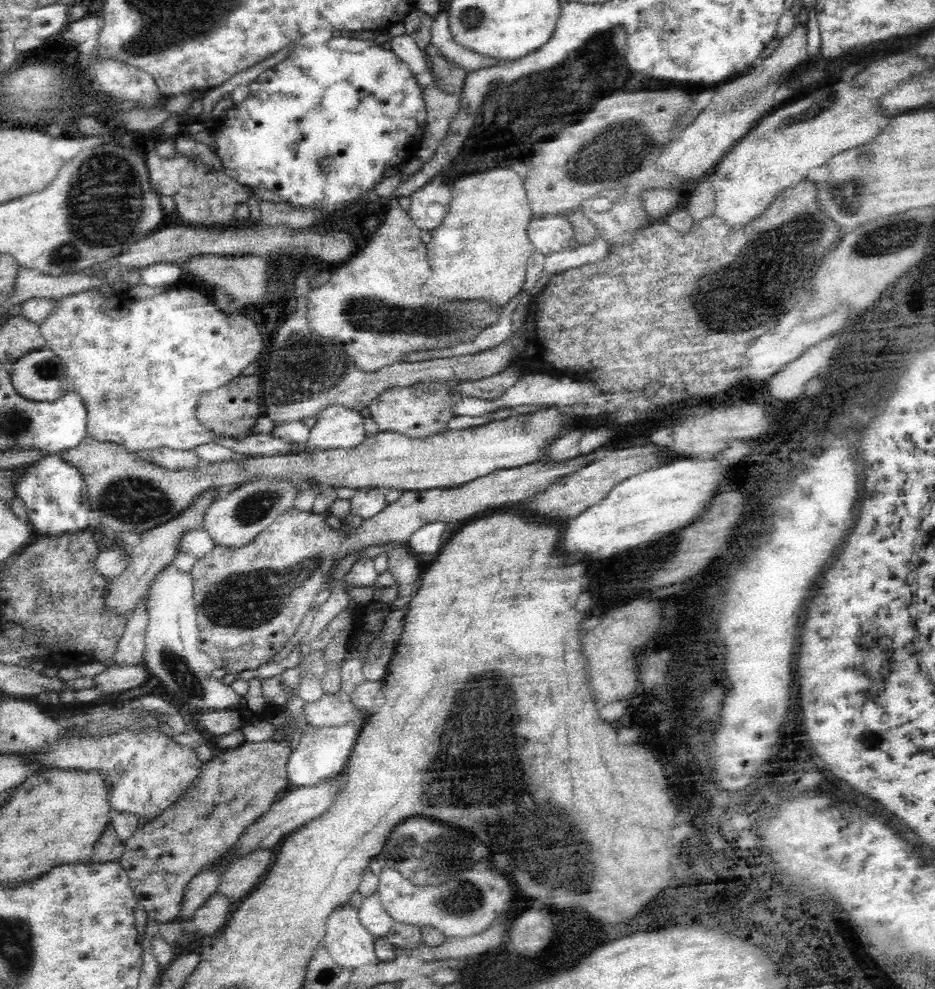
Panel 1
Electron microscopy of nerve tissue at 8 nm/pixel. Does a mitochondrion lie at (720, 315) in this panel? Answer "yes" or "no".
yes

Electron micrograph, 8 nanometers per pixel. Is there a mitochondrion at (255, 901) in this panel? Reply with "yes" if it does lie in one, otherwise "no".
no

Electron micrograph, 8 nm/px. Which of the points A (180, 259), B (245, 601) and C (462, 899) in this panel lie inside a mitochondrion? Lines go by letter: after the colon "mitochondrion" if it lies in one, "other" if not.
A: other
B: mitochondrion
C: mitochondrion

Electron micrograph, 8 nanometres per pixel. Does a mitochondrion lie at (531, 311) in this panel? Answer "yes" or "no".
no

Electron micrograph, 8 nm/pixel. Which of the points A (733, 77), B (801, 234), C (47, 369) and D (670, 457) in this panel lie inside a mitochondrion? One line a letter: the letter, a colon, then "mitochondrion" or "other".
A: other
B: mitochondrion
C: mitochondrion
D: other

